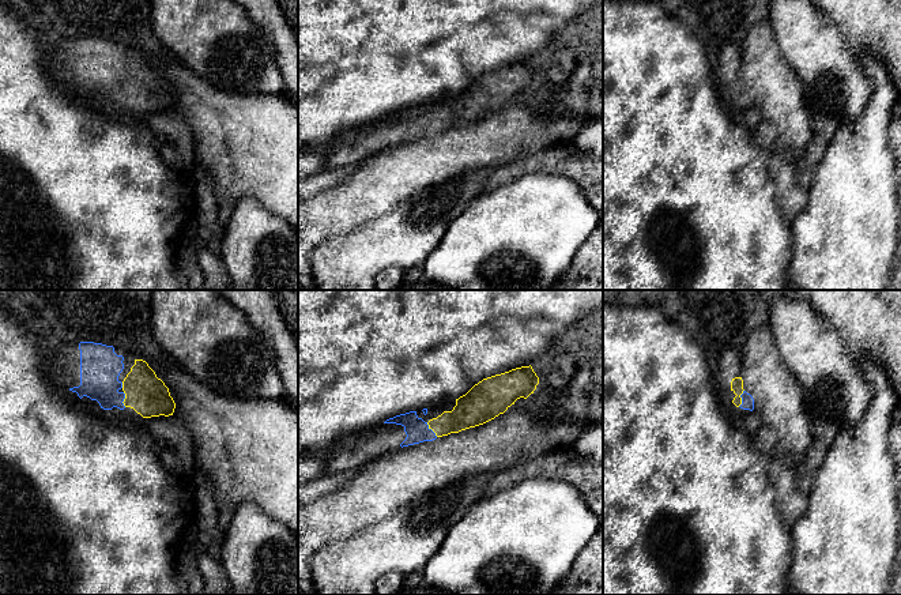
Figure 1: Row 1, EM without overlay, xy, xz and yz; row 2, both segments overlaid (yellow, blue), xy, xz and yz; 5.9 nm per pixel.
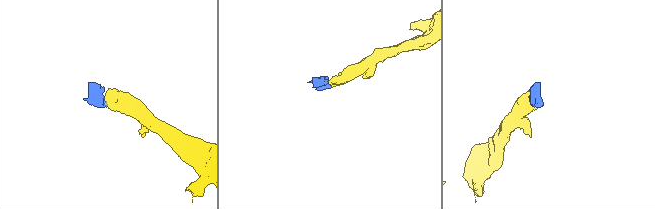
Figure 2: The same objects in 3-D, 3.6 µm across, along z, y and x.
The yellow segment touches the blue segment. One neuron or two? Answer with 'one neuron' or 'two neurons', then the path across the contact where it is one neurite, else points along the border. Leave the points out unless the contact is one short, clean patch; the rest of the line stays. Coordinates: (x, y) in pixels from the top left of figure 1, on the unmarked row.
one neuron; way yz (736, 79), (741, 93), (747, 97)

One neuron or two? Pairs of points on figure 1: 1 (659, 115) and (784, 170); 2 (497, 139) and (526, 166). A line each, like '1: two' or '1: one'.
1: two
2: two

